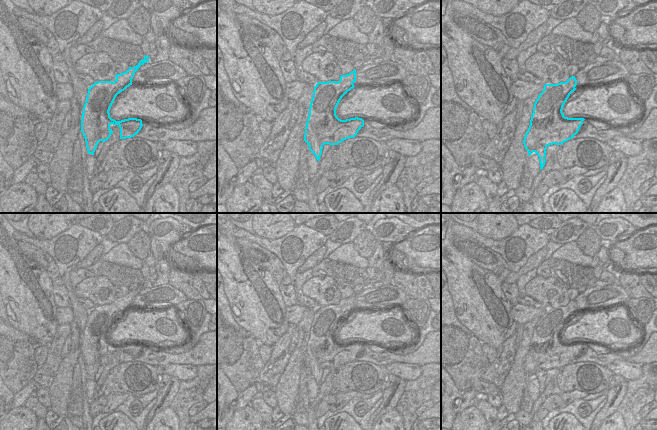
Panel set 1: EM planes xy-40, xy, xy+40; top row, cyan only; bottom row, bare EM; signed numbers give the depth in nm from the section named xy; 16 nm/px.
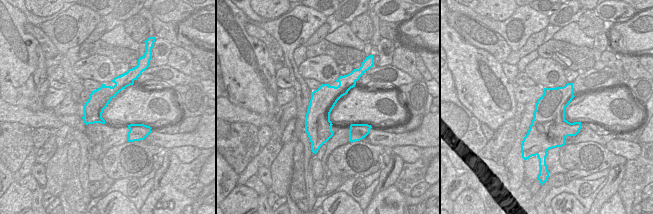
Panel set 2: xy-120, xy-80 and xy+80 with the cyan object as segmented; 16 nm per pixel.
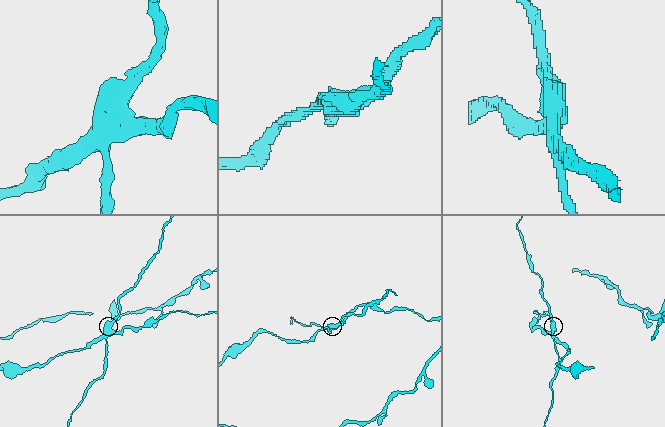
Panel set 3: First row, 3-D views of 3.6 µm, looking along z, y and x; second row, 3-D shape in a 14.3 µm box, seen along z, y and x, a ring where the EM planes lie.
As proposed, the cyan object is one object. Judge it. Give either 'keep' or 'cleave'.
cleave

